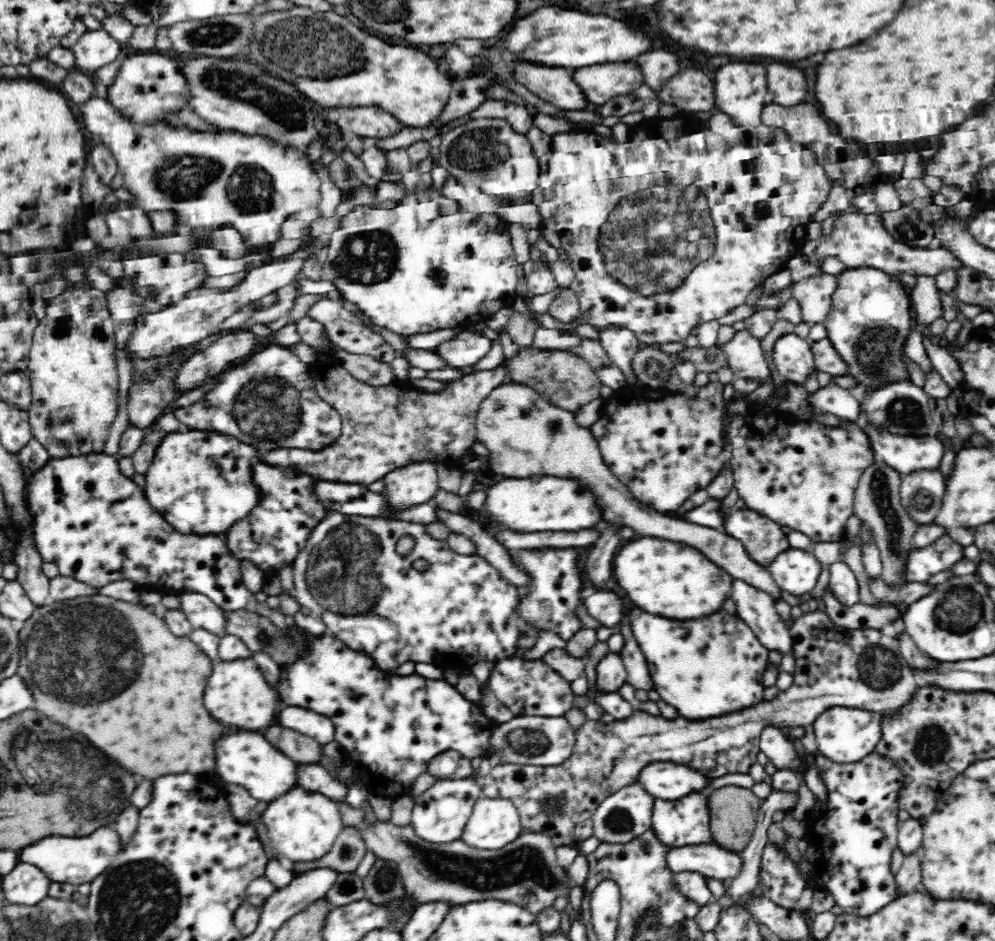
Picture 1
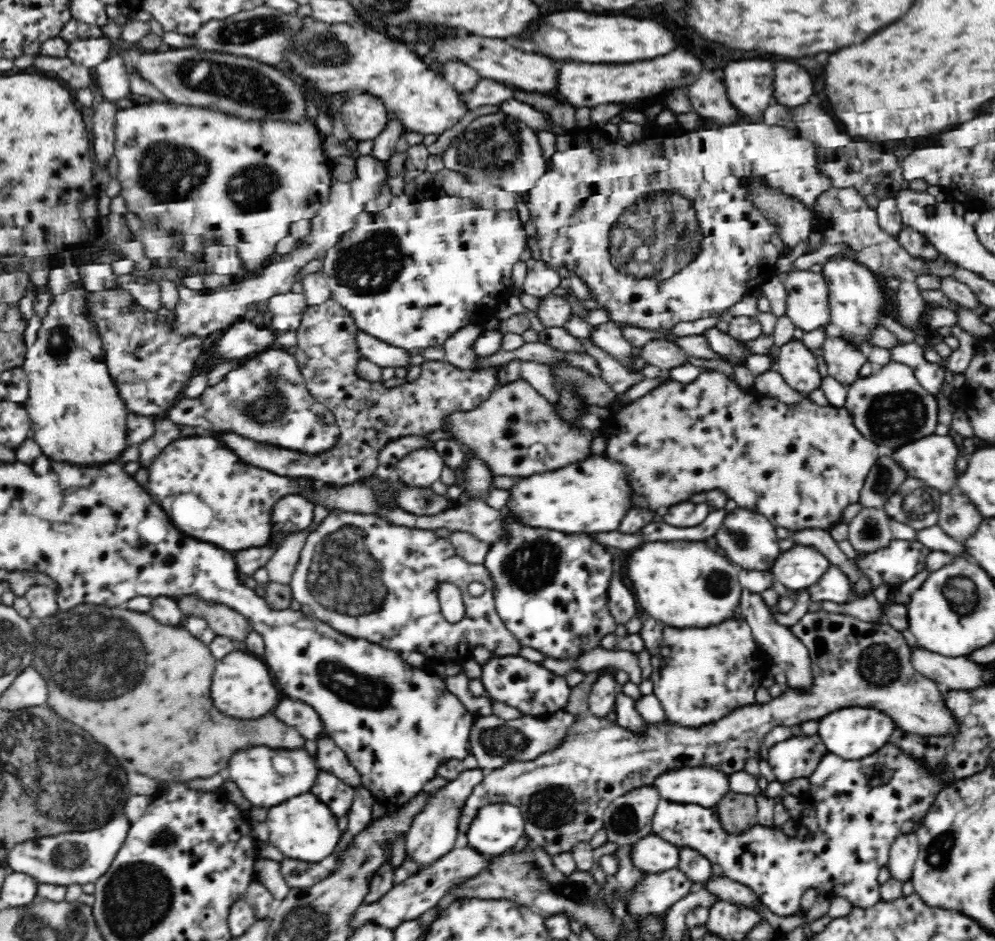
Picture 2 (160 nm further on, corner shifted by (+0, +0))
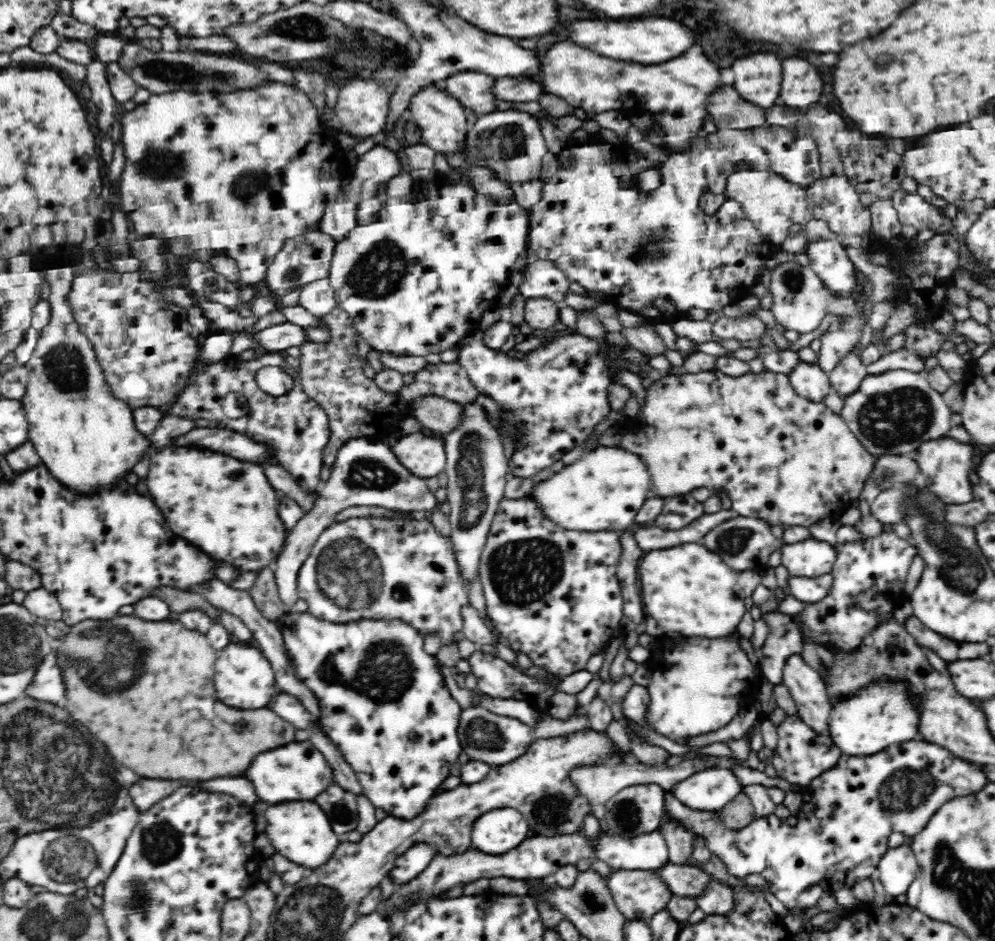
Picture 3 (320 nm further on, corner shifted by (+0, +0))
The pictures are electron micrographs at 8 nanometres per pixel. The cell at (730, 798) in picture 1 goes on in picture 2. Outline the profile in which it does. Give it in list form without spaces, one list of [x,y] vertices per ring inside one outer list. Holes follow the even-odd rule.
[[[730,791],[716,807],[718,818],[728,834],[740,834],[757,824],[758,807],[753,795]]]

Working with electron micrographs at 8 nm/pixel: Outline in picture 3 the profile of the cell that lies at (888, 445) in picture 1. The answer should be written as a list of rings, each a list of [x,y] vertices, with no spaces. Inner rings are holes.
[[[948,436],[920,445],[919,451],[920,456],[918,456],[917,463],[926,478],[925,488],[938,494],[944,502],[948,502],[948,505],[974,501],[975,484],[974,471],[972,471],[974,470],[974,464],[972,464],[974,448],[972,444],[962,443]]]

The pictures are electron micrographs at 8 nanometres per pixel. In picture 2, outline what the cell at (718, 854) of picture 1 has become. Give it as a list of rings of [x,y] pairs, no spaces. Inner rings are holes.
[[[650,832],[632,844],[630,856],[633,866],[644,872],[666,872],[679,862],[678,849],[674,844]]]

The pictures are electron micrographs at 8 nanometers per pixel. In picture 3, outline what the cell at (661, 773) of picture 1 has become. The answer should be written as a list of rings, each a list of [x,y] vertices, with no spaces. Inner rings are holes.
[[[704,769],[676,783],[675,797],[697,811],[722,810],[743,791],[743,784],[732,769]]]

